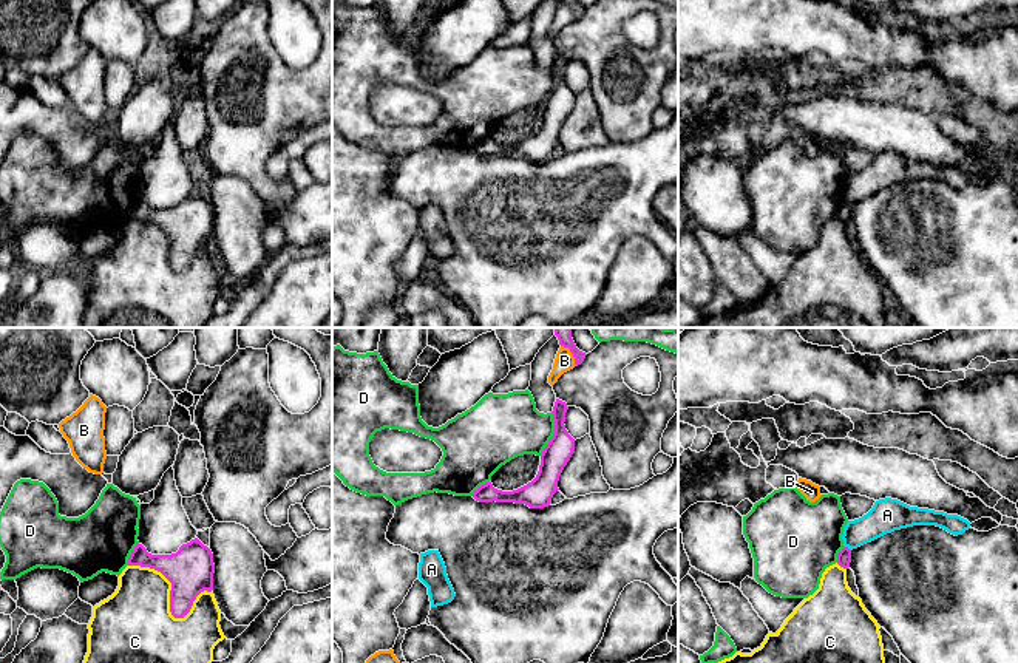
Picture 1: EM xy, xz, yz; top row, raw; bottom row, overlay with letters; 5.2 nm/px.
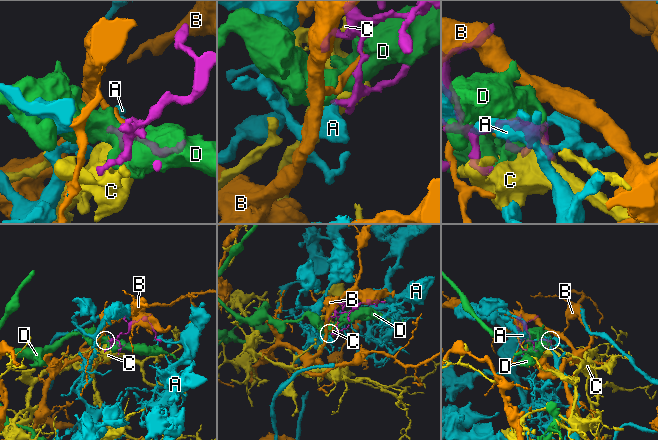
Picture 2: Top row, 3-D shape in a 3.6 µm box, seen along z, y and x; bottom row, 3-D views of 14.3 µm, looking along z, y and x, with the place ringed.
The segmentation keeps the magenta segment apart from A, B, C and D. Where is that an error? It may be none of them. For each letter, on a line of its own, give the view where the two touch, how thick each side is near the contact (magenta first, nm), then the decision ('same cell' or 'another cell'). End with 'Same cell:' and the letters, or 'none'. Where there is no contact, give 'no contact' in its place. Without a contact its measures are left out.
A: contact in yz; calibres 80 and 160 nm; another cell
B: contact in xz; calibres 90 and 100 nm; another cell
C: contact in xy; calibres 240 and 400 nm; another cell
D: contact in xz; calibres 140 and 340 nm; another cell
Same cell: none

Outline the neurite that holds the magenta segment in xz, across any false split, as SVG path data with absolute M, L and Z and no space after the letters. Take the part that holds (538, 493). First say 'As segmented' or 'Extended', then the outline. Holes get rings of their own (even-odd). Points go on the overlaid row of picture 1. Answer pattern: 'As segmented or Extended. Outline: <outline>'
As segmented. Outline: M556 399L551 411L555 434L541 454L539 471L531 482L513 491L497 490L491 482L487 482L473 493L473 498L479 502L514 502L530 508L548 507L553 495L559 490L559 476L575 450L575 439L564 425L567 410L567 403Z

